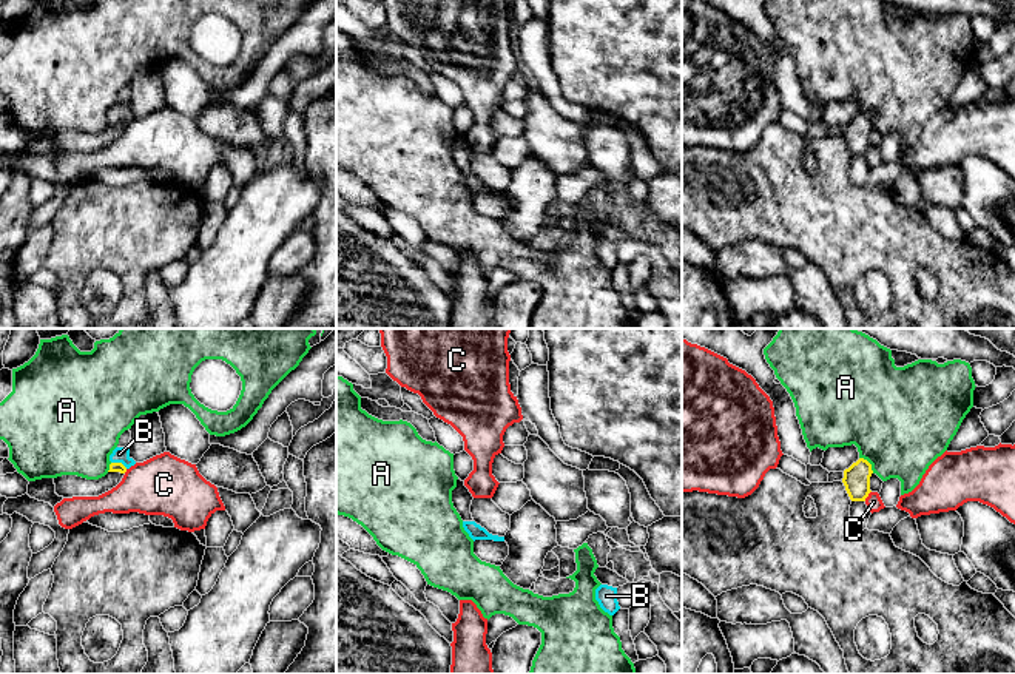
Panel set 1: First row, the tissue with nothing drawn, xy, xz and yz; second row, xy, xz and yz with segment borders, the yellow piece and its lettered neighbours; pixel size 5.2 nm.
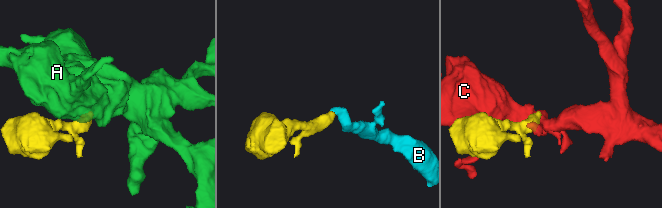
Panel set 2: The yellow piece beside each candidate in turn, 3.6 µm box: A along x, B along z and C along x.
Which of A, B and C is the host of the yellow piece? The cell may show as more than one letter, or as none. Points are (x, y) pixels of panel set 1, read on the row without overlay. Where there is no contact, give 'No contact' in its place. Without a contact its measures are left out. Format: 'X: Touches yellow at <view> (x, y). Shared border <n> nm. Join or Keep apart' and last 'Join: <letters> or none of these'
A: Touches yellow at yz (869, 117). Shared border 120 nm. Keep apart
B: Touches yellow at xy (119, 117). Shared border 90 nm. Join
C: Touches yellow at yz (867, 150). Shared border 70 nm. Keep apart
Join: B

